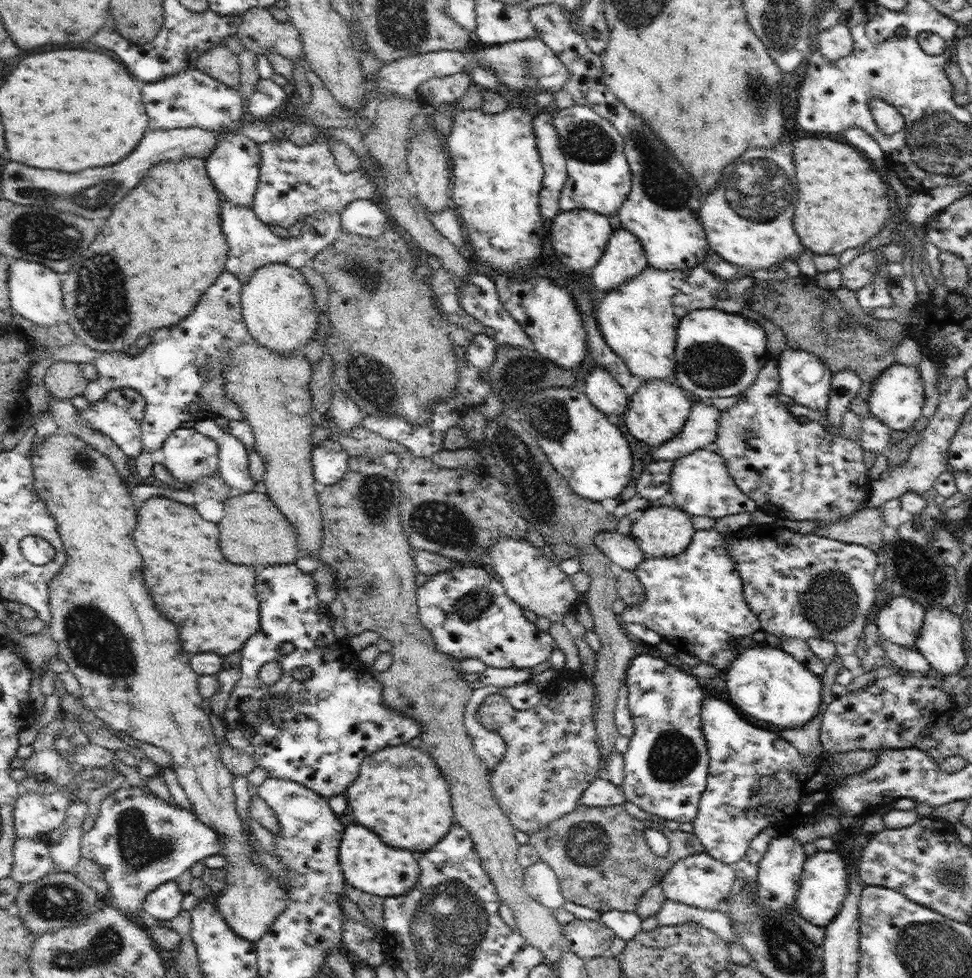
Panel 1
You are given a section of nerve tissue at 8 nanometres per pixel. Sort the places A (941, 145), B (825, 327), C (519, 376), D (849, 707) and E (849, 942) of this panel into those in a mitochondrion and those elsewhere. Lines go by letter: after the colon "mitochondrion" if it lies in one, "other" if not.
A: mitochondrion
B: mitochondrion
C: mitochondrion
D: other
E: other

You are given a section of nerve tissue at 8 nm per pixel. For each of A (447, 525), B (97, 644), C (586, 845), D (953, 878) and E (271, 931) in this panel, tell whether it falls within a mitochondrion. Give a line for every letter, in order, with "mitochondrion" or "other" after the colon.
A: mitochondrion
B: mitochondrion
C: mitochondrion
D: mitochondrion
E: other

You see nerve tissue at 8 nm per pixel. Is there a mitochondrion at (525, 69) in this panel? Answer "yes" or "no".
yes

